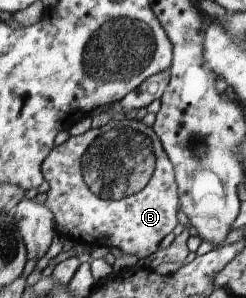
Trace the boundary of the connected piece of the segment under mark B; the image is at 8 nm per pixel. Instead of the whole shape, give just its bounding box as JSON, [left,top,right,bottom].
[41,116,179,258]

